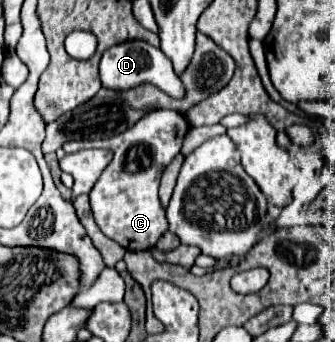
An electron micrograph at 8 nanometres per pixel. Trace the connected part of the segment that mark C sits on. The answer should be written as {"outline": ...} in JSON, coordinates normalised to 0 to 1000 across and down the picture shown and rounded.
{"outline":[[[501,319],[448,325],[430,336],[394,377],[310,406],[310,412],[209,412],[191,418],[197,447],[227,447],[245,436],[328,436],[340,465],[304,500],[304,518],[287,529],[281,553],[269,558],[269,605],[299,675],[364,716],[370,728],[448,728],[466,705],[496,681],[501,652],[490,611],[472,582],[472,535],[490,488],[519,465],[519,453],[543,430],[543,406],[561,383],[555,348]]]}

